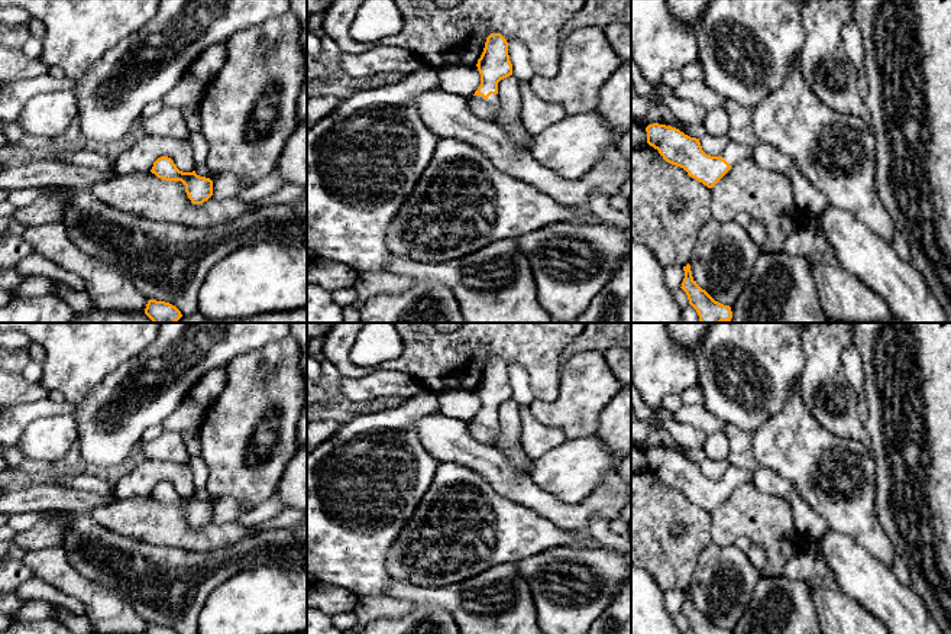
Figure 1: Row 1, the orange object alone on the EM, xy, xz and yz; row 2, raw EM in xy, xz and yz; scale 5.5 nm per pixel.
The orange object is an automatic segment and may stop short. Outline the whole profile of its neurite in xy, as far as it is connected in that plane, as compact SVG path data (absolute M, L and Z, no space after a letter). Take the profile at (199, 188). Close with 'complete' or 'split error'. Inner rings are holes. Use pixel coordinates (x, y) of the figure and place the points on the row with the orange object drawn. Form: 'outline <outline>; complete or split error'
outline M161 156L151 169L158 178L165 181L181 181L193 204L203 204L213 195L213 181L193 172L182 172L168 156Z; complete

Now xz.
outline M491 33L486 38L483 52L476 67L481 74L481 85L472 97L476 101L491 106L495 111L495 119L498 119L501 114L498 83L512 75L508 42L501 33Z; split error

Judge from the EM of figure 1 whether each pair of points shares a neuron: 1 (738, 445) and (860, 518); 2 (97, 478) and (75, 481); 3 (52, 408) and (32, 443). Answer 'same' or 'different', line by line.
1: different
2: same
3: different

